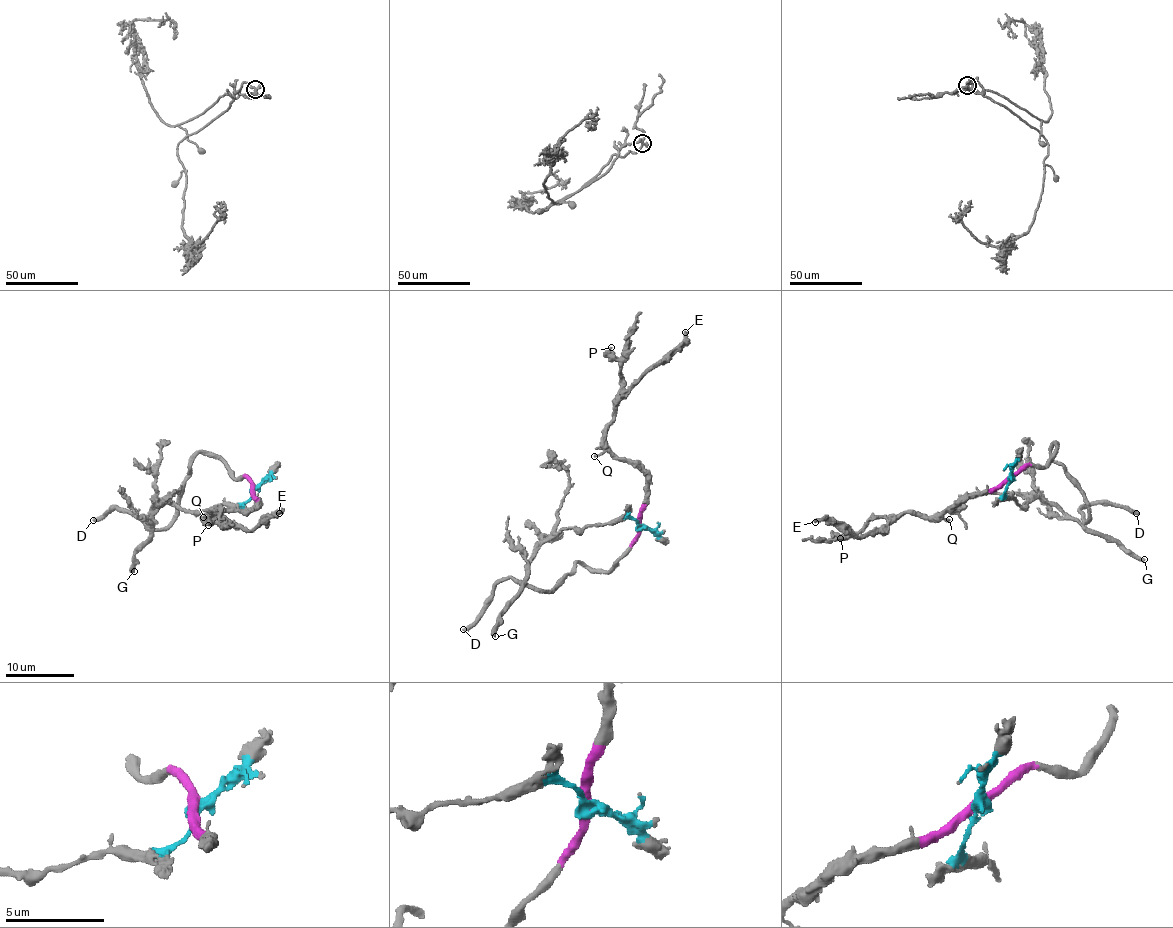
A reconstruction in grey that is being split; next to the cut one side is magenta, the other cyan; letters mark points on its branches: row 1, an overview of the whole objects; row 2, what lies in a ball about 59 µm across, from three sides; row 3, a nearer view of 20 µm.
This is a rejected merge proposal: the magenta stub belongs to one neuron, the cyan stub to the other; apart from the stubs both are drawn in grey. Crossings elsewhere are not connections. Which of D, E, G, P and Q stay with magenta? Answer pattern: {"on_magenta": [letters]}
{"on_magenta": ["D", "E", "P", "Q"]}

